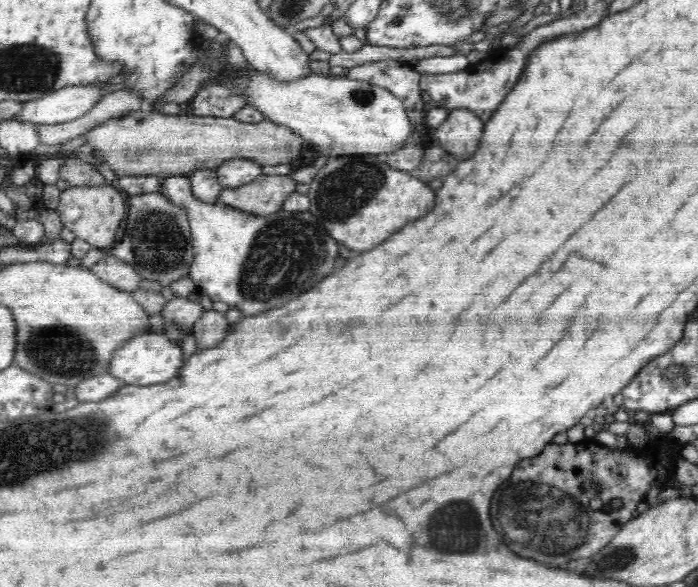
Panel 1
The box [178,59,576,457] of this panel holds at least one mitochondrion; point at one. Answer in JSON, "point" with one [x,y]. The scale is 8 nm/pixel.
{"point":[286,255]}

